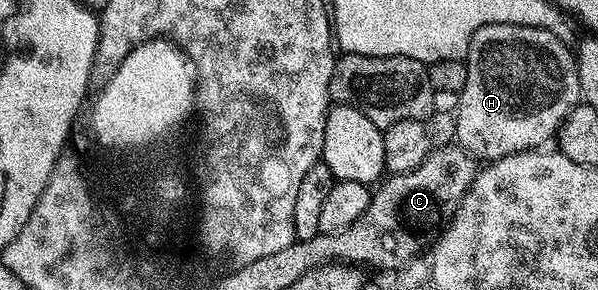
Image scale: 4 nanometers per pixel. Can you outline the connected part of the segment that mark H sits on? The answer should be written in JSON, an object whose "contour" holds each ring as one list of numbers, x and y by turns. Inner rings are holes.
{"contour":[[489,24,482,26,471,38,471,43,467,49,466,64,468,76,465,86,459,95,459,106,454,110,455,115,455,142,462,146,472,158,476,160,494,160,504,158,510,154,516,154,522,150,537,150,548,145,547,142,556,137,559,126,569,116,571,109,581,102,581,91,579,88,579,77,575,67,575,55,572,47,568,43,557,40,553,32,545,32,541,28,529,28,528,26,518,26,517,24]]}

